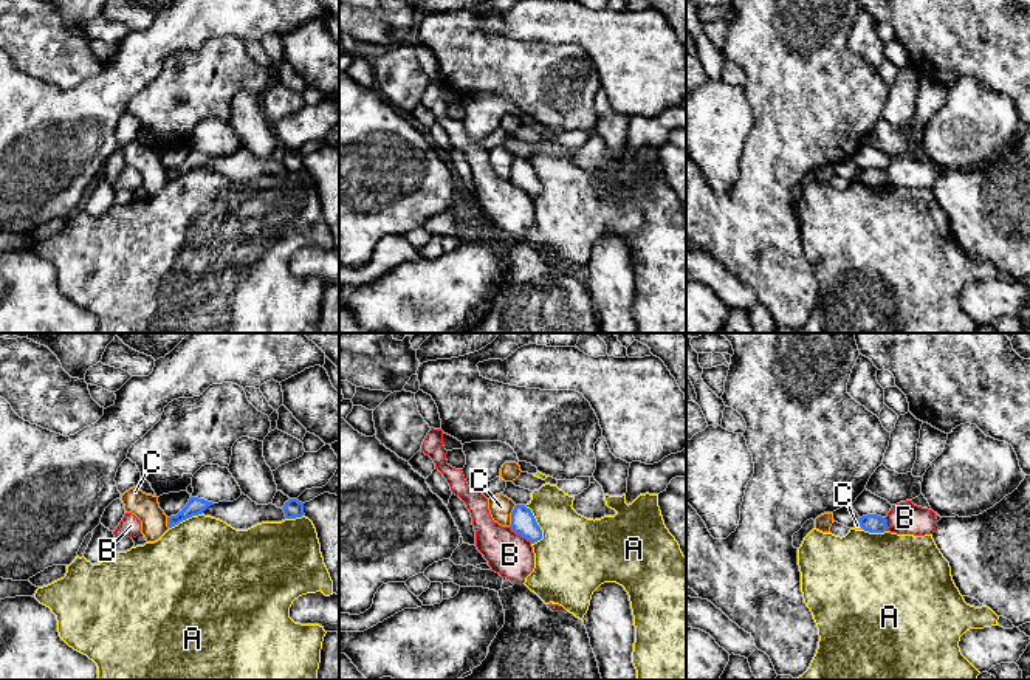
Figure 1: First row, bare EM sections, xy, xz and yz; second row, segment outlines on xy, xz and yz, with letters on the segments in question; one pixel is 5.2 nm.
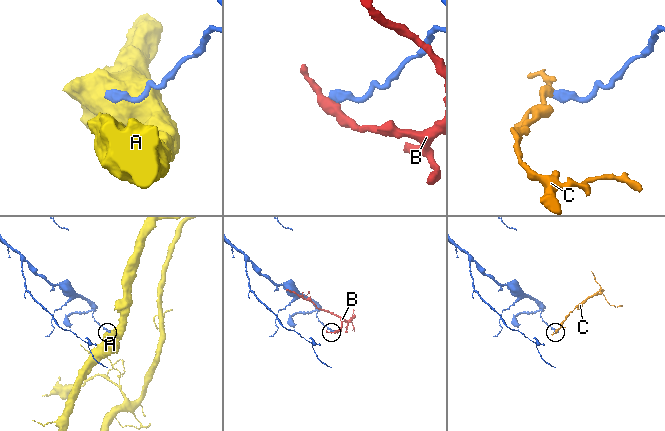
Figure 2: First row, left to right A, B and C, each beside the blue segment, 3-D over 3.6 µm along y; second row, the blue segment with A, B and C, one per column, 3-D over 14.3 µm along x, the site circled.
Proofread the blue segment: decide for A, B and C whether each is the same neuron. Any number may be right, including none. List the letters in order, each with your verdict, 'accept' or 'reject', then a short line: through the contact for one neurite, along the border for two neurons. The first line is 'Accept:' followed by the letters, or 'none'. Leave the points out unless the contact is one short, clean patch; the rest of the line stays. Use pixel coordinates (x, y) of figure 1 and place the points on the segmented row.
Accept: none
A: reject
B: reject
C: reject; line xz (516, 505), (508, 525)

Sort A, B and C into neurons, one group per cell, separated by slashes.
A / B / C

